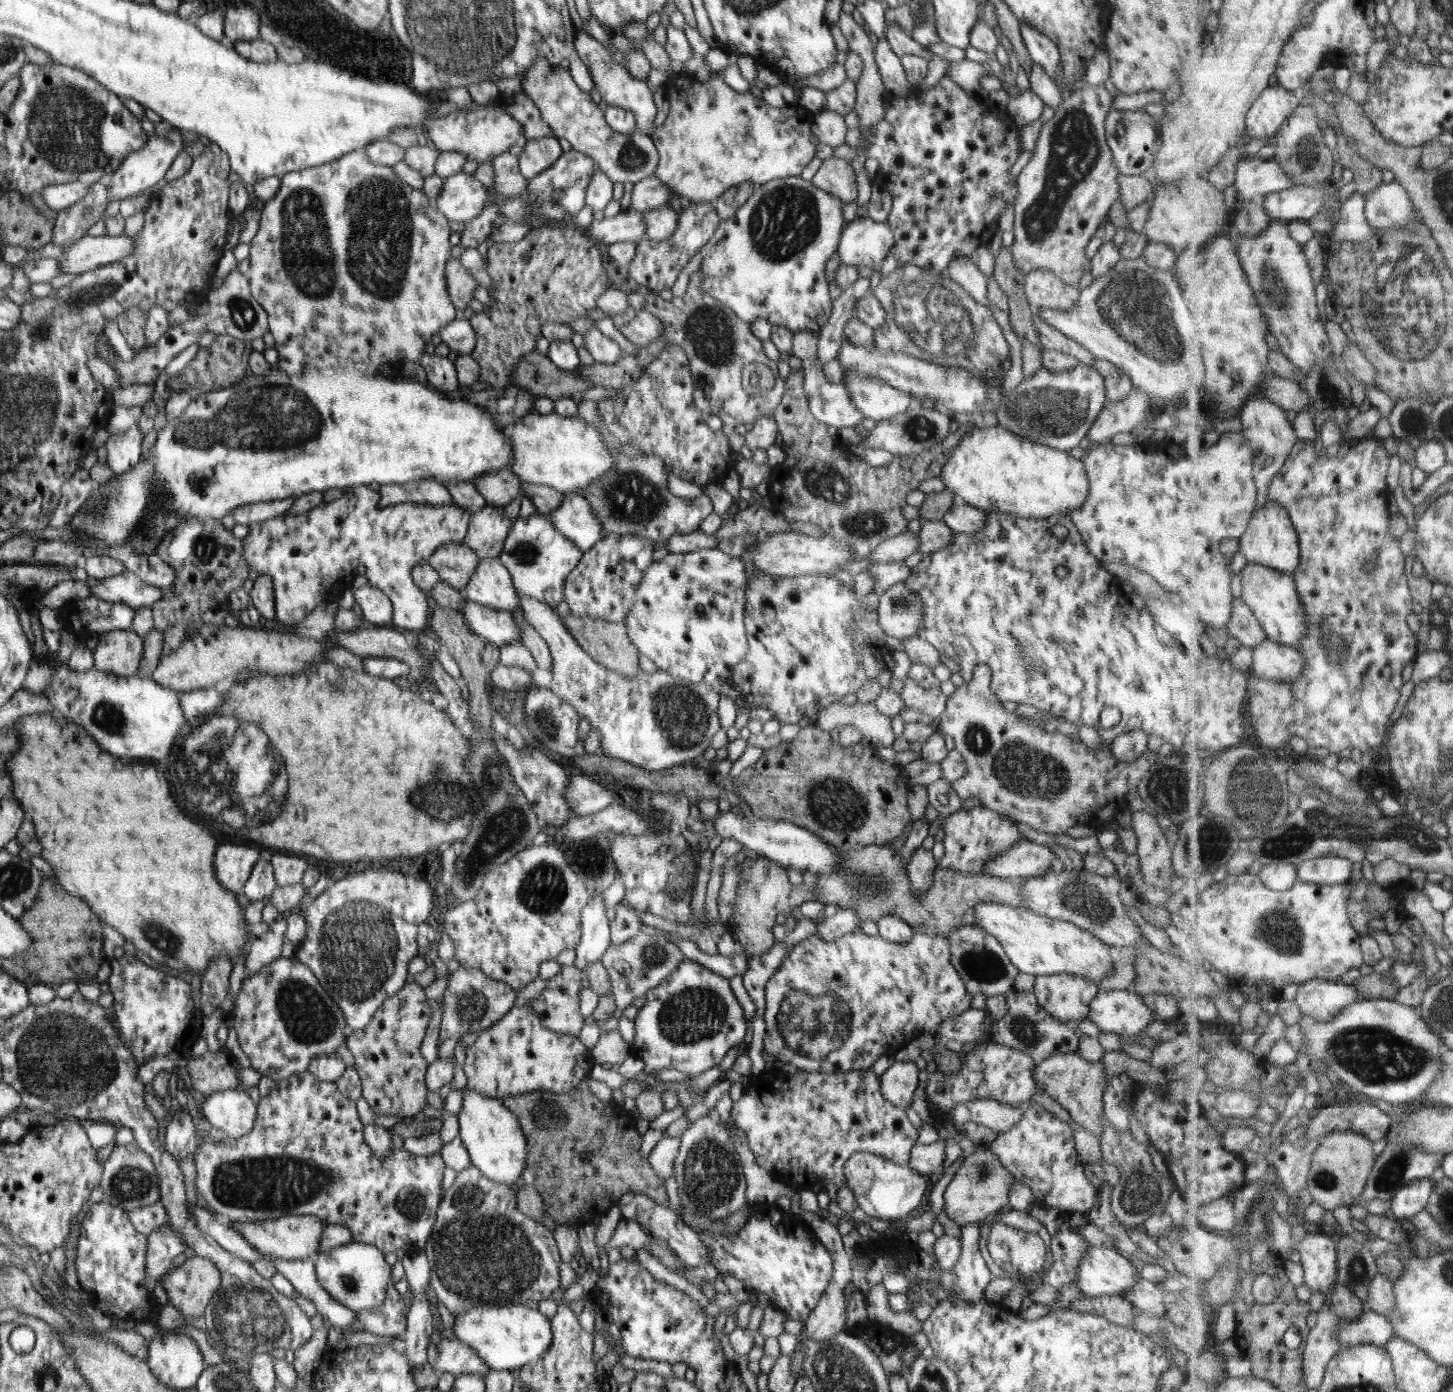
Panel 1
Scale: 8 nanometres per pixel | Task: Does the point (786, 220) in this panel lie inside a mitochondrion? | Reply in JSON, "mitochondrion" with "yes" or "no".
{"mitochondrion":"yes"}

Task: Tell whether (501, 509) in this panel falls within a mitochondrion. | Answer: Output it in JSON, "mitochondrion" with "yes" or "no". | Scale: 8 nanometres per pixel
{"mitochondrion":"no"}

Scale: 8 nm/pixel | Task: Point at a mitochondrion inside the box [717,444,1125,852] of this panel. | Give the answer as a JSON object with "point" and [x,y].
{"point":[1022,770]}

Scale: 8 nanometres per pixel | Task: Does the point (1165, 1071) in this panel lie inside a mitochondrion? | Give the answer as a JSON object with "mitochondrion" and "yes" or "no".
{"mitochondrion":"no"}

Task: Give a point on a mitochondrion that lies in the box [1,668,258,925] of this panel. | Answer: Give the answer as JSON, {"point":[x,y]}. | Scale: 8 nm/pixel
{"point":[112,719]}

